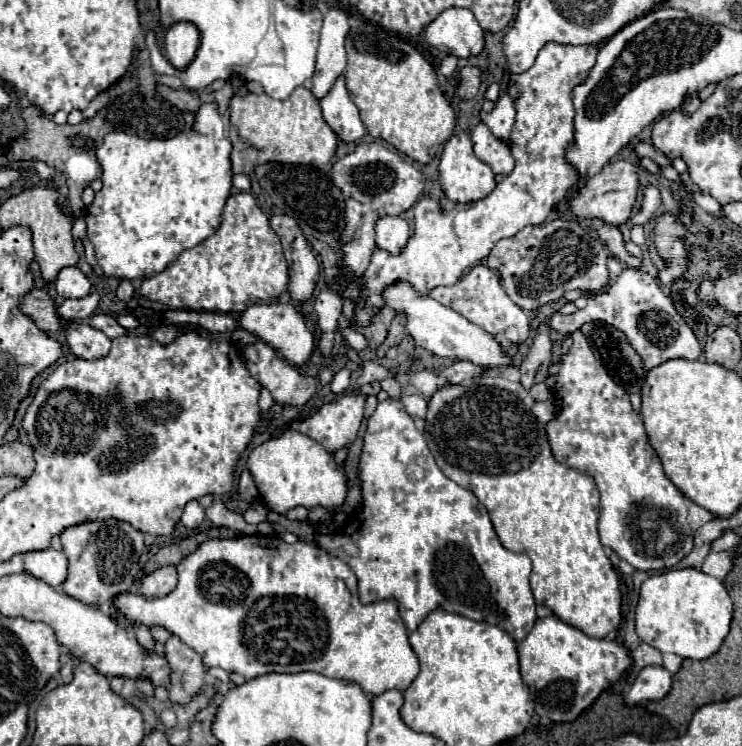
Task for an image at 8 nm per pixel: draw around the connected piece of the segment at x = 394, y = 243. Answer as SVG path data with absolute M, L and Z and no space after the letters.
M384 216L376 222L376 246L390 252L398 254L408 238L410 238L410 228L408 222L402 220L400 216Z

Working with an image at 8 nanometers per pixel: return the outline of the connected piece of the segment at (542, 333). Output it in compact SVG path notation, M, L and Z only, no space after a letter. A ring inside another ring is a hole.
M544 322L536 328L534 342L524 362L520 364L522 380L520 384L530 390L538 382L548 380L548 368L552 366L552 340L550 340L550 324Z

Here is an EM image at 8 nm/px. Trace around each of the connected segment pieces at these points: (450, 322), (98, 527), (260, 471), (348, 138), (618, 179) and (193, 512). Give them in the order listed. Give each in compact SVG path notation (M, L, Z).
M396 282L396 284L388 286L384 292L384 300L386 300L386 306L394 308L396 312L406 314L406 320L408 320L406 330L414 338L414 342L418 346L422 346L424 350L430 350L432 354L436 354L440 358L470 360L474 364L480 364L484 370L514 366L514 356L500 342L496 342L494 336L484 332L484 328L480 328L478 324L472 324L470 320L466 320L452 308L442 306L440 302L432 300L430 296L420 296L418 292L414 292L414 288L410 284Z
M102 520L66 528L60 538L64 554L68 556L68 578L62 584L64 594L98 606L130 592L136 576L140 574L138 560L144 552L144 536L138 530L120 520Z
M286 430L280 438L266 440L264 444L256 446L248 456L248 470L254 476L262 500L278 514L284 514L294 506L338 508L348 496L344 464L336 464L332 452L328 452L320 442L296 430Z
M340 76L330 92L320 100L324 120L328 126L338 134L342 142L356 142L366 134L366 128L360 120L358 106L352 102L348 88L346 88L346 78Z
M630 160L608 162L596 176L588 178L584 182L584 186L578 188L578 192L570 200L570 212L578 216L578 210L586 210L584 212L586 218L600 218L608 224L620 226L620 224L628 222L628 218L630 218L632 206L638 196L638 186L640 186L640 178L638 178L638 166L634 162L630 162Z
M196 500L188 502L184 508L184 514L182 514L182 524L186 528L198 528L202 524L202 520L204 520L204 508Z

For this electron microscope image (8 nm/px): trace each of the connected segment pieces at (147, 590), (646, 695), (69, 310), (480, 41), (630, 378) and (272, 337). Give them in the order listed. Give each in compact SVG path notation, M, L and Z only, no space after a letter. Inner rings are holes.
M162 566L142 580L142 594L146 598L168 596L168 592L172 592L176 588L176 580L178 580L176 568L174 566Z
M662 666L644 668L634 680L626 704L636 706L642 700L662 700L672 688L672 674Z
M88 294L86 298L80 298L80 300L64 300L58 306L56 316L58 320L64 320L68 324L82 322L94 312L94 308L98 306L98 300L100 300L100 294Z
M448 8L438 14L438 18L428 24L424 40L456 58L478 56L484 48L484 32L466 8Z
M588 322L582 326L582 334L588 338L596 360L604 364L616 384L620 384L628 394L642 390L646 376L642 358L622 332L604 322Z
M252 304L248 306L240 318L240 326L252 334L256 334L260 340L264 340L282 360L286 360L292 366L302 366L310 354L314 352L314 336L306 328L302 314L296 310L294 304Z

